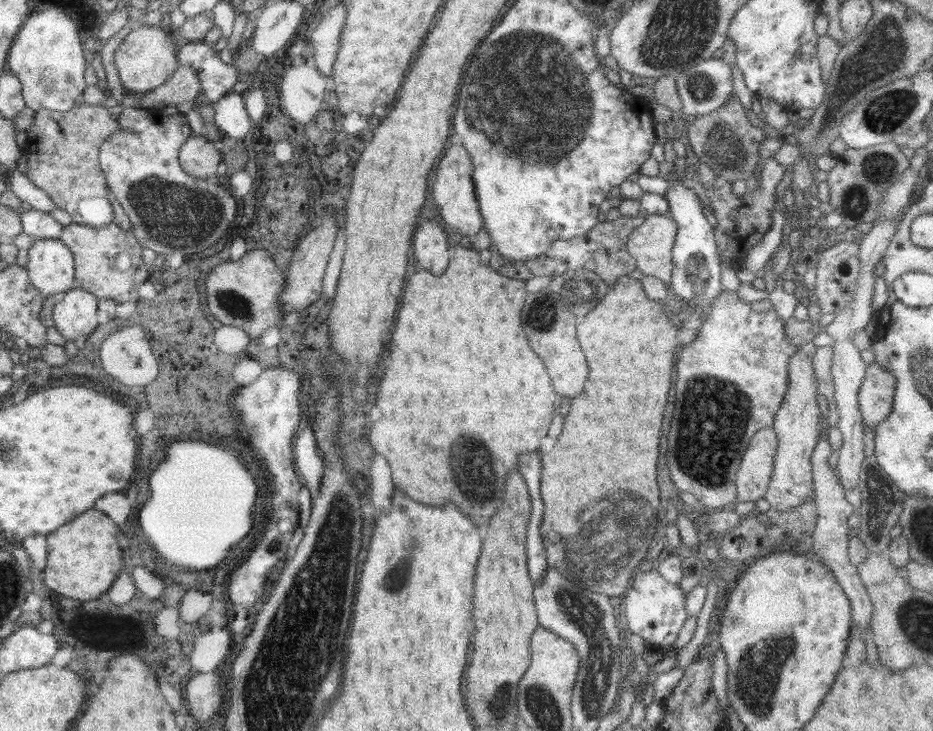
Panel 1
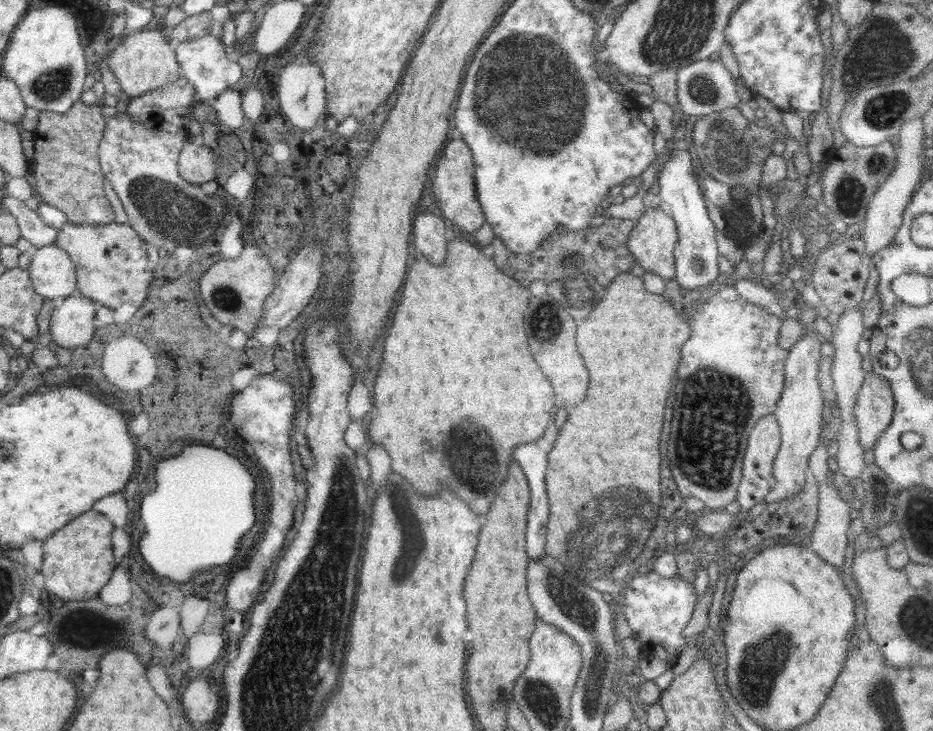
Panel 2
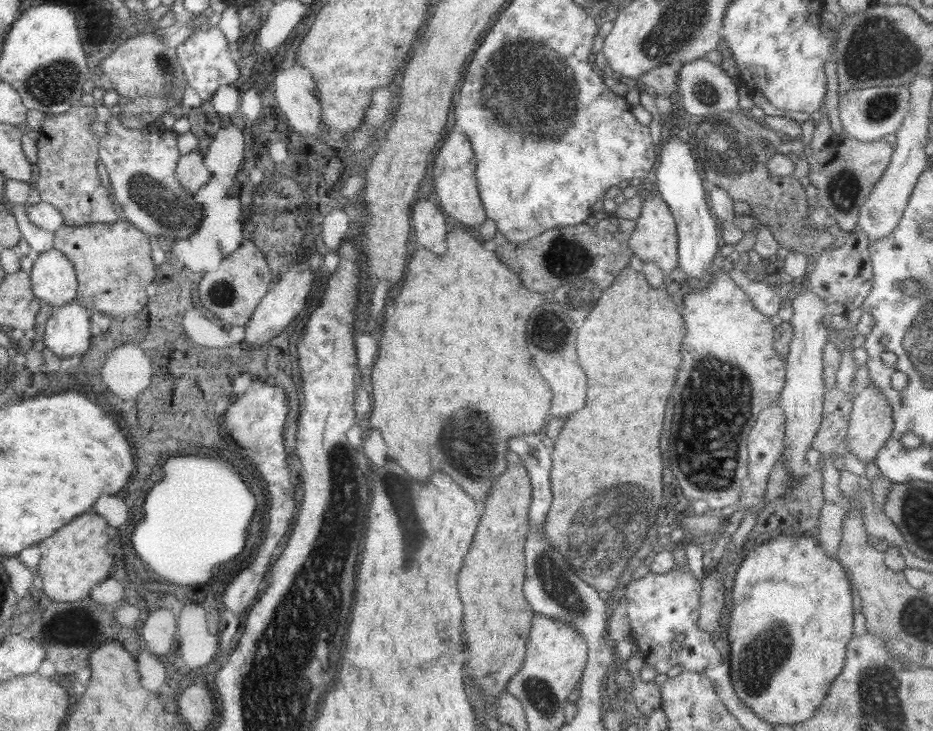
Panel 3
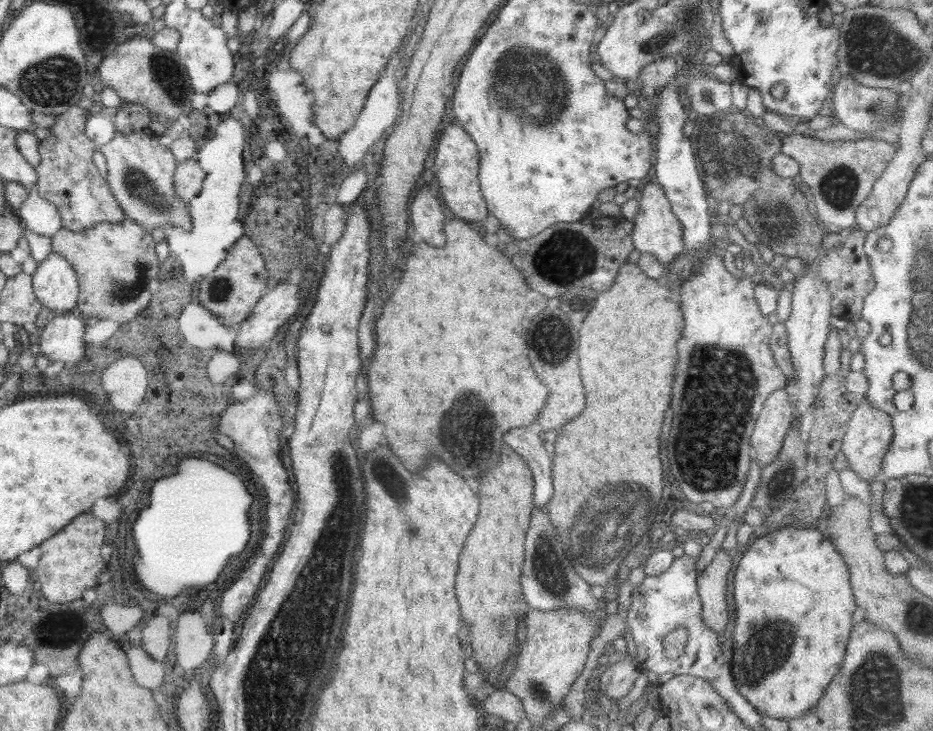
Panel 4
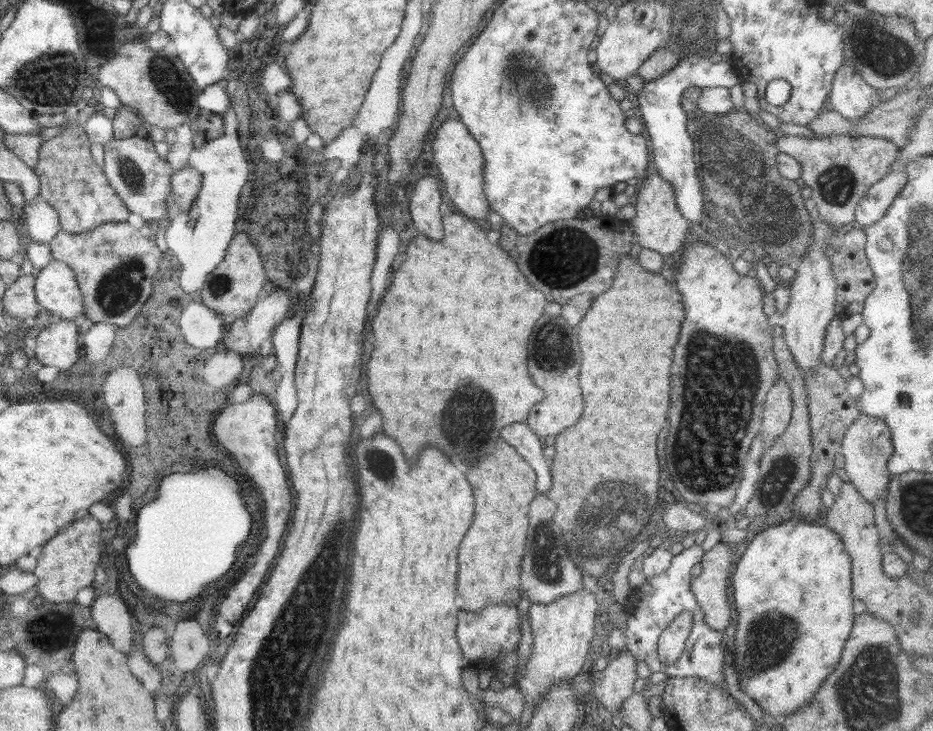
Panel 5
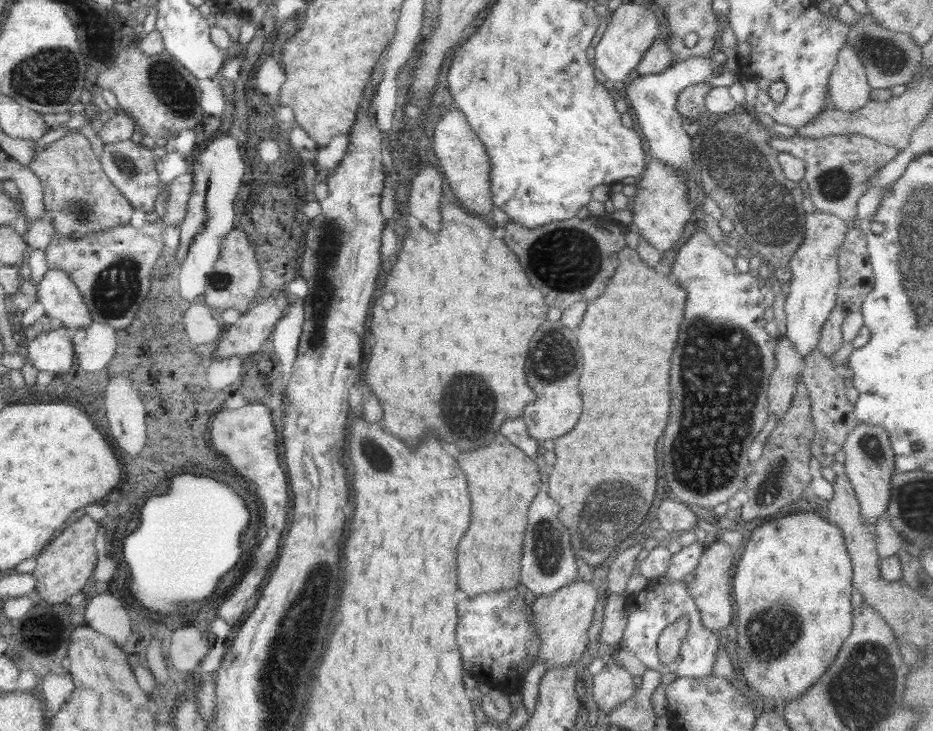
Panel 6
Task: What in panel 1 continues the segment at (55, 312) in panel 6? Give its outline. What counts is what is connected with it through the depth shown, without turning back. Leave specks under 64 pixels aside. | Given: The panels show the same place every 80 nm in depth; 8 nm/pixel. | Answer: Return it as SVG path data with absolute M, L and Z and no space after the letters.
M41 239L34 240L32 246L29 248L28 261L26 263L26 270L32 283L32 286L39 290L41 294L46 297L52 295L60 296L62 293L70 290L75 284L75 262L72 251L59 239Z

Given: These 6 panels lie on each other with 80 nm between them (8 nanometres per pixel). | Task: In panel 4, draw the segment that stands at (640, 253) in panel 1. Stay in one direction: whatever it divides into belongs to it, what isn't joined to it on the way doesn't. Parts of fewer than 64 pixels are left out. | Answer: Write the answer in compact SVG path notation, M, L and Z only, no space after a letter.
M651 180L647 183L644 189L637 194L637 197L639 209L636 218L633 220L632 244L641 254L650 253L656 256L656 260L668 270L672 267L674 258L685 250L682 223L672 212L671 202L658 181Z

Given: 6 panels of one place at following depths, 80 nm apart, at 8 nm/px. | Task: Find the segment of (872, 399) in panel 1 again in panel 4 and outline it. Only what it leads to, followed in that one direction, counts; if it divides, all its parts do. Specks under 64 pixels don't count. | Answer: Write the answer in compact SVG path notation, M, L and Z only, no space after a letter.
M865 397L858 400L858 408L852 413L848 422L841 452L846 456L848 469L856 472L866 482L872 483L877 474L882 474L882 461L890 449L893 427L891 418L886 412L871 406Z

